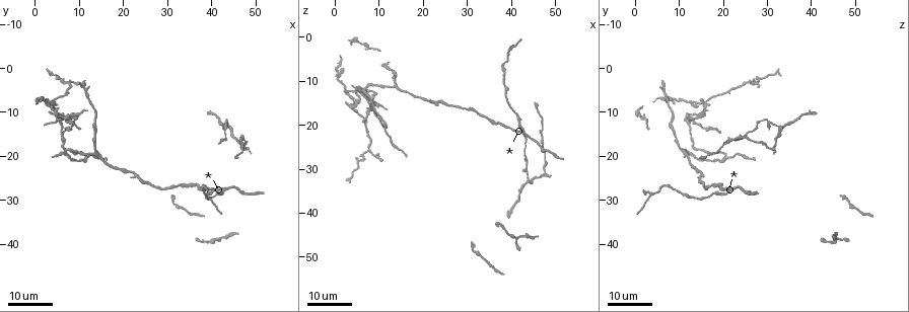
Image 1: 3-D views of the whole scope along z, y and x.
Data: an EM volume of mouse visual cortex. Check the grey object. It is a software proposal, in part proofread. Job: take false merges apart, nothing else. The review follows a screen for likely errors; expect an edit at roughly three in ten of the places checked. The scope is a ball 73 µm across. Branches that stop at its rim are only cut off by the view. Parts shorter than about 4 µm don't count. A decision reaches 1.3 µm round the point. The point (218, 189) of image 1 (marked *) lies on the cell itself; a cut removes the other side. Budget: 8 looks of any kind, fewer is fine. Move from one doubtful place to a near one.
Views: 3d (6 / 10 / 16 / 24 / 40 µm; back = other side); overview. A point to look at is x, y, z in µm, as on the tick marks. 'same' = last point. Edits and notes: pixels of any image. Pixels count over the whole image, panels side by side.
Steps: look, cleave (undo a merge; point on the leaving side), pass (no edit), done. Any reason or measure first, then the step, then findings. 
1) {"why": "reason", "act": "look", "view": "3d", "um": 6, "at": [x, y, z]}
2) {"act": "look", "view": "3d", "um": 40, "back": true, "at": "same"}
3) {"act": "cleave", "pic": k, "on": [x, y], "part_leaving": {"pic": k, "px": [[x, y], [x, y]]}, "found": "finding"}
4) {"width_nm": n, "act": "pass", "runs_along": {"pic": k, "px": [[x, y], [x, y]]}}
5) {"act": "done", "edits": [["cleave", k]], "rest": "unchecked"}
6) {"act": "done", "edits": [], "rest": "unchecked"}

{"why": "thick turns thin", "act": "look", "view": "3d", "um": 24, "at": [38.5, 28.0, 11.0]}

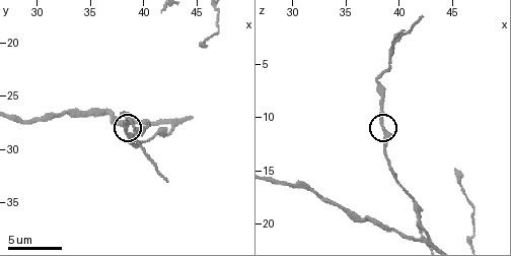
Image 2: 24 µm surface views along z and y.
{"act": "look", "view": "3d", "um": 10, "at": [38.4, 28.6, 11.0]}

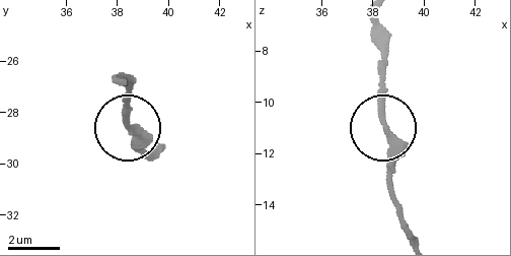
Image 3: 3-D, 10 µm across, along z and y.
{"act": "pass", "found": "all the same cell"}

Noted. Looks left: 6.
{"why": "calibre changes", "act": "look", "view": "3d", "um": 24, "at": [6.5, 18.0, 13.5]}

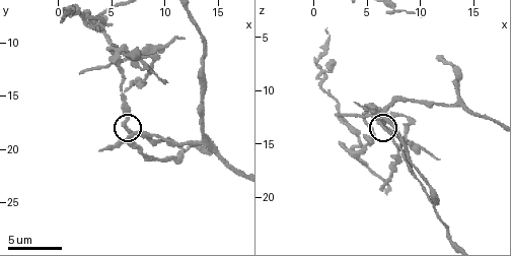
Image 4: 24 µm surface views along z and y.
{"act": "look", "view": "3d", "um": 10, "at": [6.4, 18.0, 13.2]}

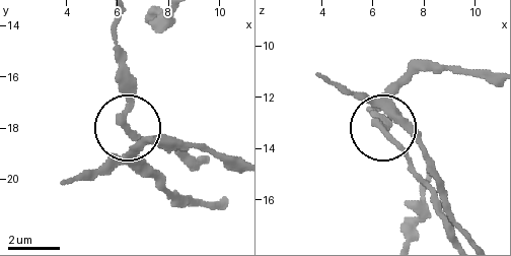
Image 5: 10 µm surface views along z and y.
{"act": "pass", "found": "all the same cell"}

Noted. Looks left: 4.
{"why": "small branch off a trunk", "act": "look", "view": "3d", "um": 10, "at": [11.4, 20.4, 20.6]}

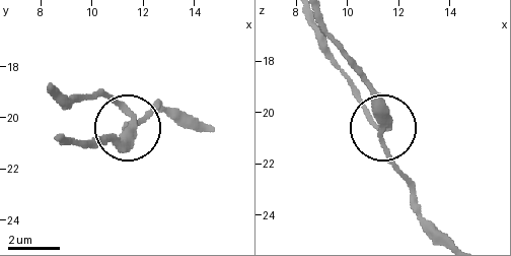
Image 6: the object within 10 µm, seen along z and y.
{"side_arm_um": 9, "act": "pass", "runs_along": {"pic": 6, "px": [[57, 136], [114, 142], [153, 104]]}, "found": "one cell here"}

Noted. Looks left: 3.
{"why": "a fork", "act": "look", "view": "3d", "um": 16, "at": [13.6, 19.2, 11.2]}

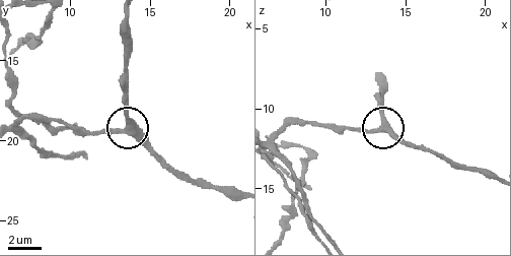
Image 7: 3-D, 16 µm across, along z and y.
{"act": "look", "view": "3d", "um": 16, "back": true, "at": [13.6, 19.0, 11.1]}

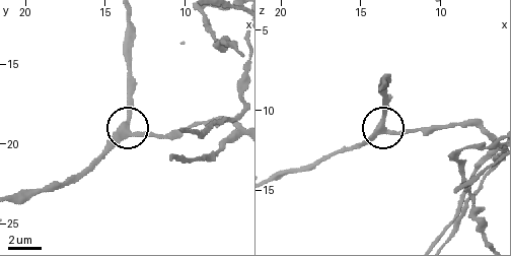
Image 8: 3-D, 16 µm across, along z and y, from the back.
{"width_nm": 350, "act": "pass", "runs_along": {"pic": 8, "px": [[19, 199], [60, 185], [81, 172], [125, 127], [130, 91]]}, "found": "continuous, no second cell"}

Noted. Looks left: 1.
{"act": "done", "edits": [], "rest": "unchecked"}

